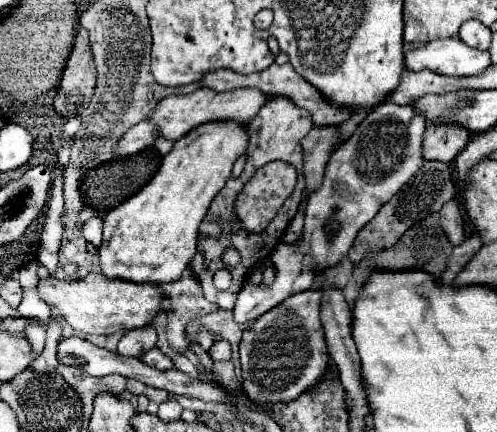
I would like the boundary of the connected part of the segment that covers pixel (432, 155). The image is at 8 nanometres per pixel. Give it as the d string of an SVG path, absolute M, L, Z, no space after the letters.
M437 123L427 127L423 139L423 157L435 161L453 161L467 145L469 131L457 123Z

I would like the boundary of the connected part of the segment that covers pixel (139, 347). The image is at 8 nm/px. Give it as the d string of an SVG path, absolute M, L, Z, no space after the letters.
M147 325L143 329L131 329L127 331L119 341L119 353L121 355L141 355L147 349L155 347L157 343L157 331L153 325Z

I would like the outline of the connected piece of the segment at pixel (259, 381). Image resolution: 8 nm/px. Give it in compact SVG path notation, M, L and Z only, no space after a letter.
M315 289L289 297L243 331L239 345L243 393L257 405L289 403L317 389L327 371L327 345L319 321L321 295Z

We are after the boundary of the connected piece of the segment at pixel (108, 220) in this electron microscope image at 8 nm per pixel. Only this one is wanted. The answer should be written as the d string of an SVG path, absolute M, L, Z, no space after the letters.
M229 119L203 123L177 139L153 179L103 217L103 241L99 247L101 271L111 279L135 283L179 279L197 253L199 225L209 203L231 177L233 163L247 151L247 133L247 125Z

